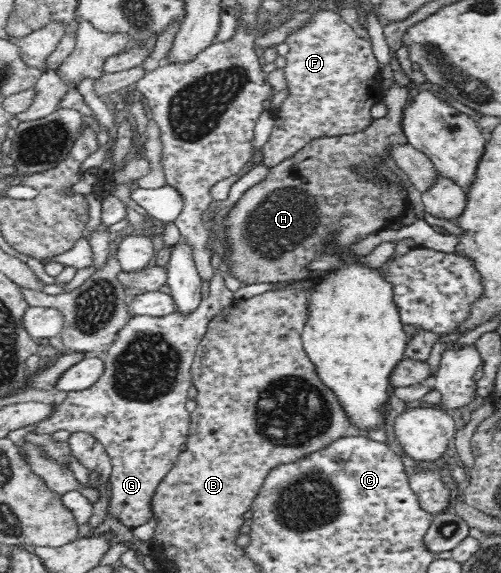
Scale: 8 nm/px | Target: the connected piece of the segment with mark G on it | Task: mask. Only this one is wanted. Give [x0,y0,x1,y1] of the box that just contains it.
[30,270,234,529]

